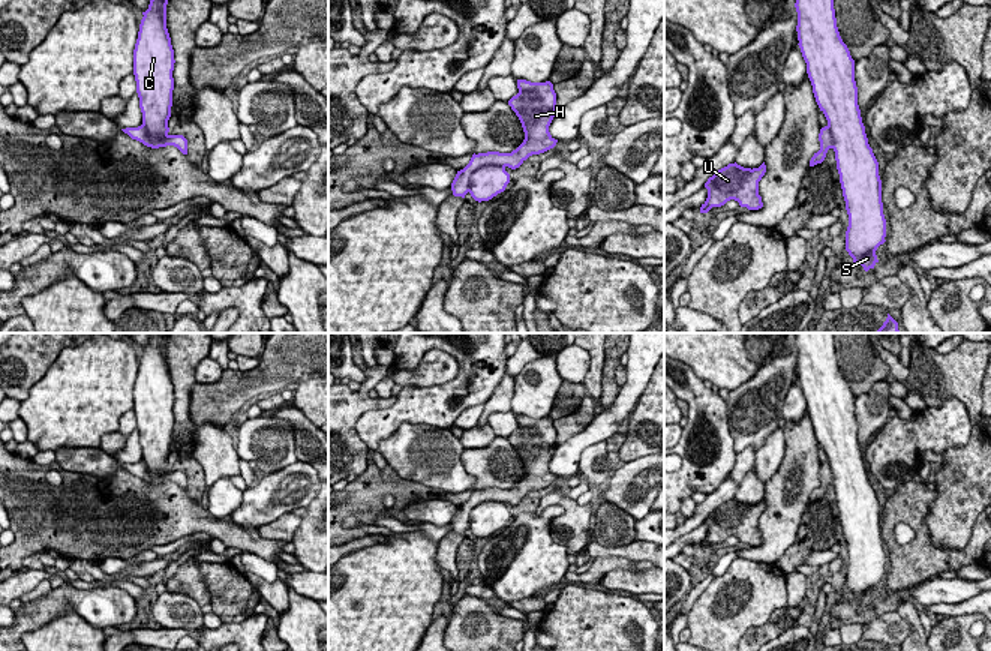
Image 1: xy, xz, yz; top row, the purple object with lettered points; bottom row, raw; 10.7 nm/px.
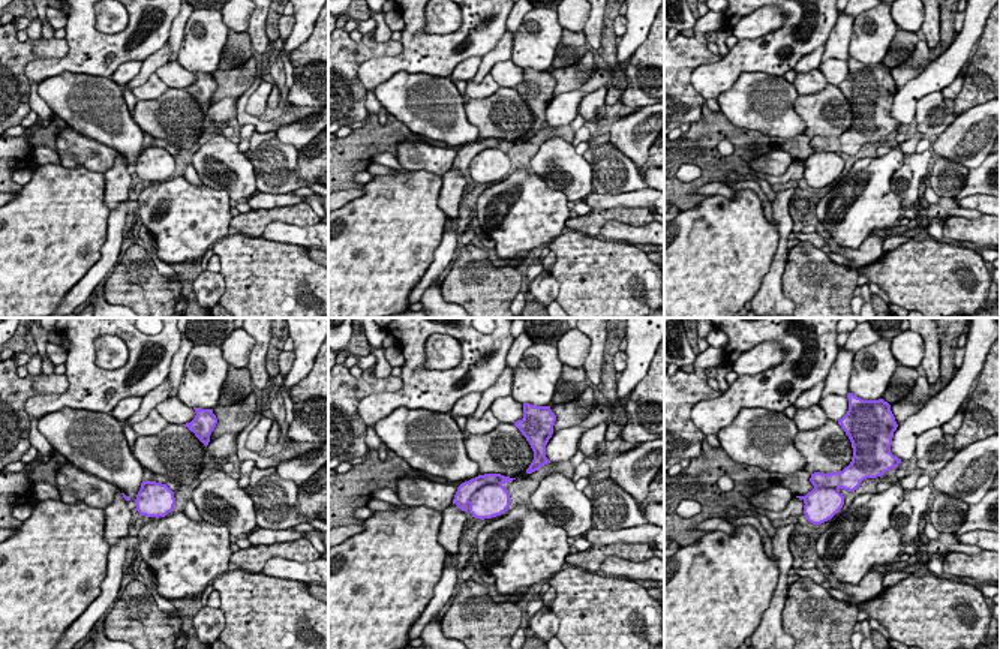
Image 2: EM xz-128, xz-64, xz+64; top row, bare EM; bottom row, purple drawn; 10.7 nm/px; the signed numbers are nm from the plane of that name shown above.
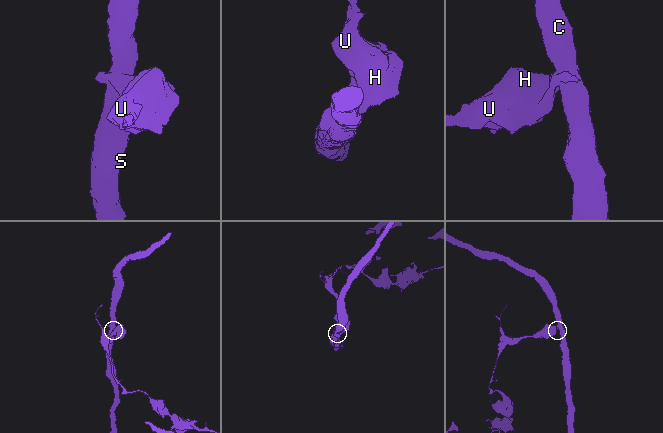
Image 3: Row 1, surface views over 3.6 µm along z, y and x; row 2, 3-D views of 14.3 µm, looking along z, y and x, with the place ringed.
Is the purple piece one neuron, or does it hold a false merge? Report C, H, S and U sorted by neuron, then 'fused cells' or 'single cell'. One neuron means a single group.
C S / H U; fused cells

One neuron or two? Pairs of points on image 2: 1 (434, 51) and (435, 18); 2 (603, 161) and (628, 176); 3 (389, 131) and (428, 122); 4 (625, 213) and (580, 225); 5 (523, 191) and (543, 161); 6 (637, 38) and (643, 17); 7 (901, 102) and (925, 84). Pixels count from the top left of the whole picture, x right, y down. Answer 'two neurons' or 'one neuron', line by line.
1: two neurons
2: one neuron
3: two neurons
4: one neuron
5: two neurons
6: one neuron
7: one neuron

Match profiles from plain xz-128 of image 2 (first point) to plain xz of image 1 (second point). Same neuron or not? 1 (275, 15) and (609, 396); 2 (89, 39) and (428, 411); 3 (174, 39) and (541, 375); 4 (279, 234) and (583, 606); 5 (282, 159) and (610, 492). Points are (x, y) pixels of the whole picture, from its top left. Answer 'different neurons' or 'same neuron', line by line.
1: same neuron
2: same neuron
3: different neurons
4: different neurons
5: different neurons

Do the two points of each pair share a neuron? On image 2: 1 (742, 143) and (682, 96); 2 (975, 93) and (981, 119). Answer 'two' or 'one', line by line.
1: two
2: two

